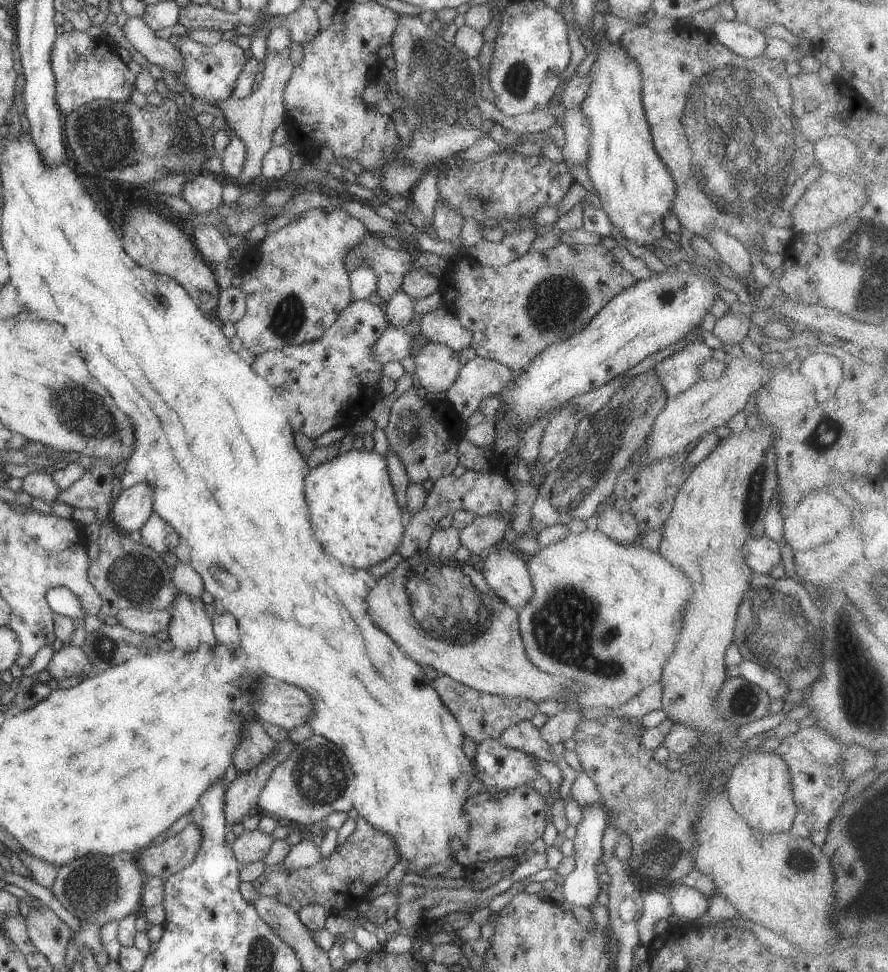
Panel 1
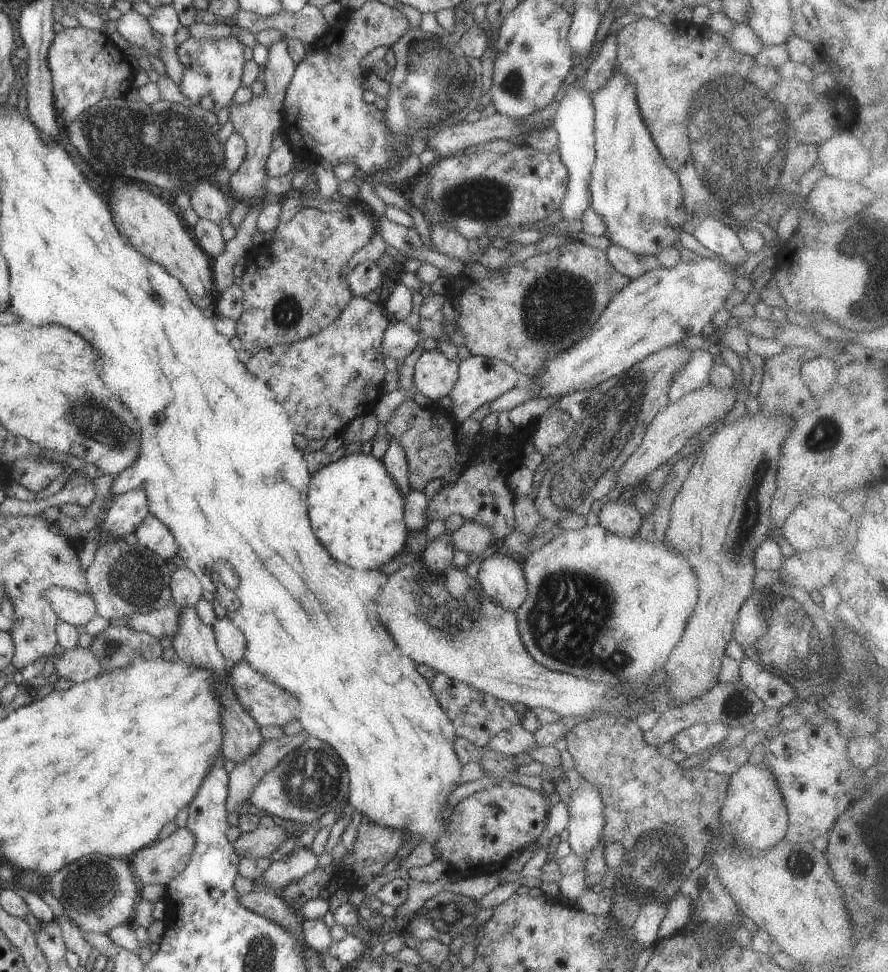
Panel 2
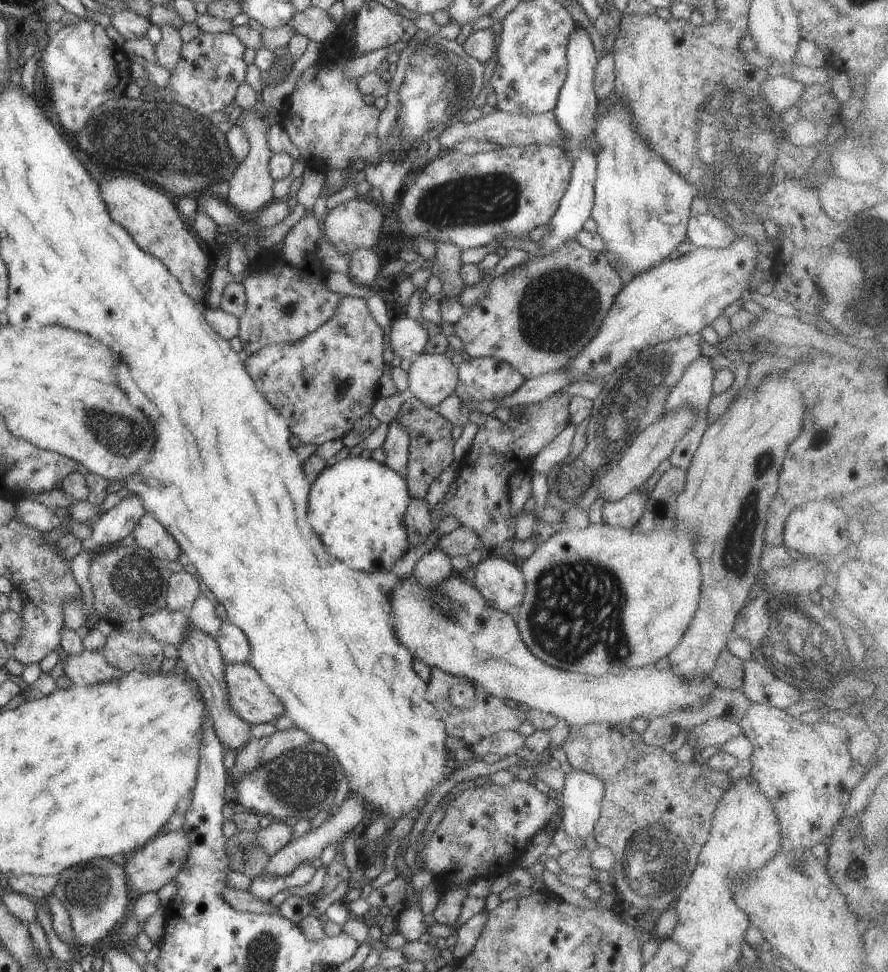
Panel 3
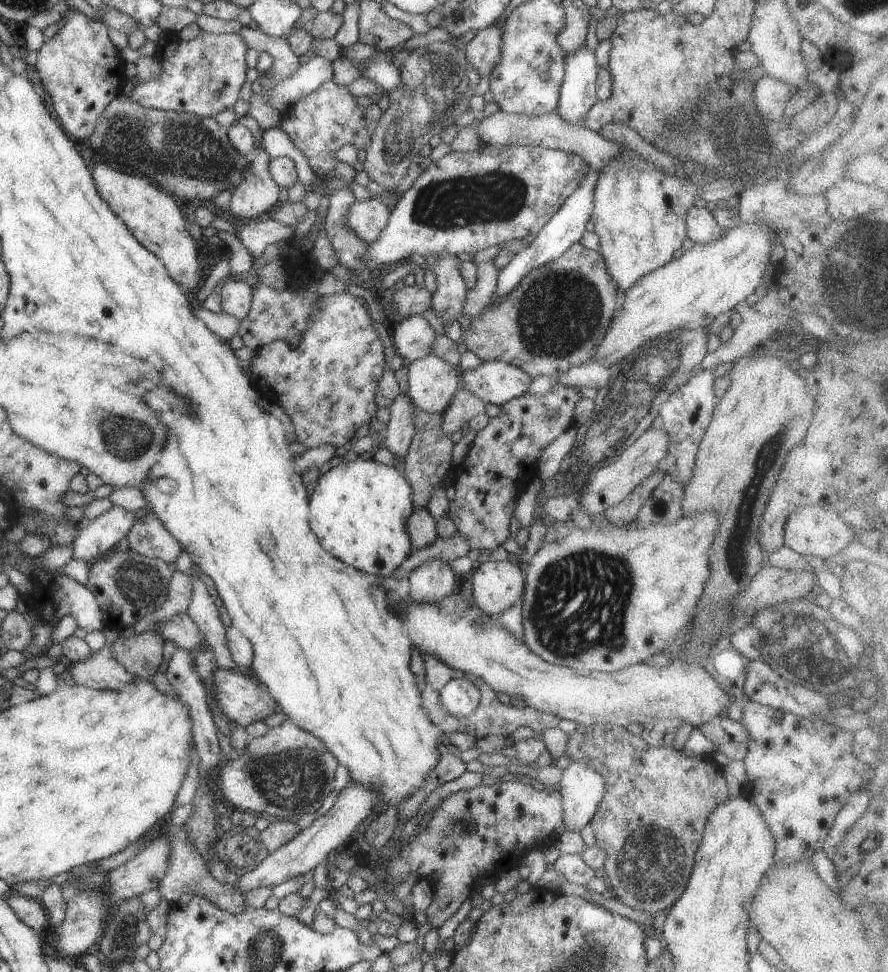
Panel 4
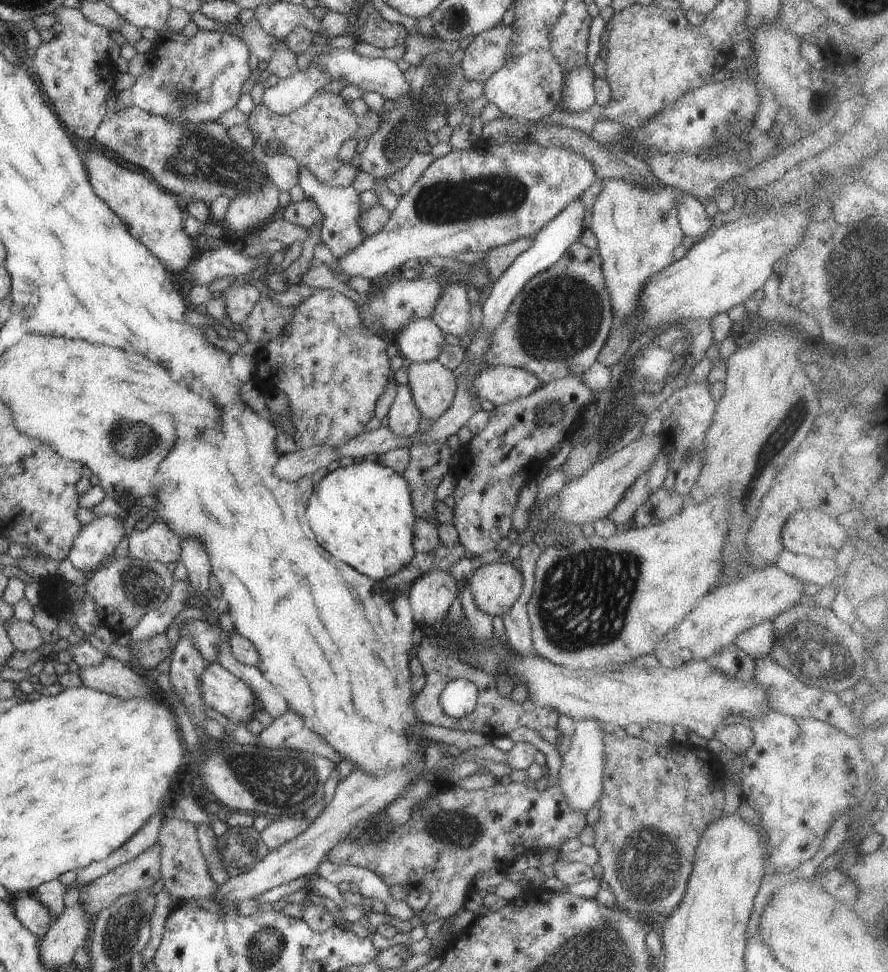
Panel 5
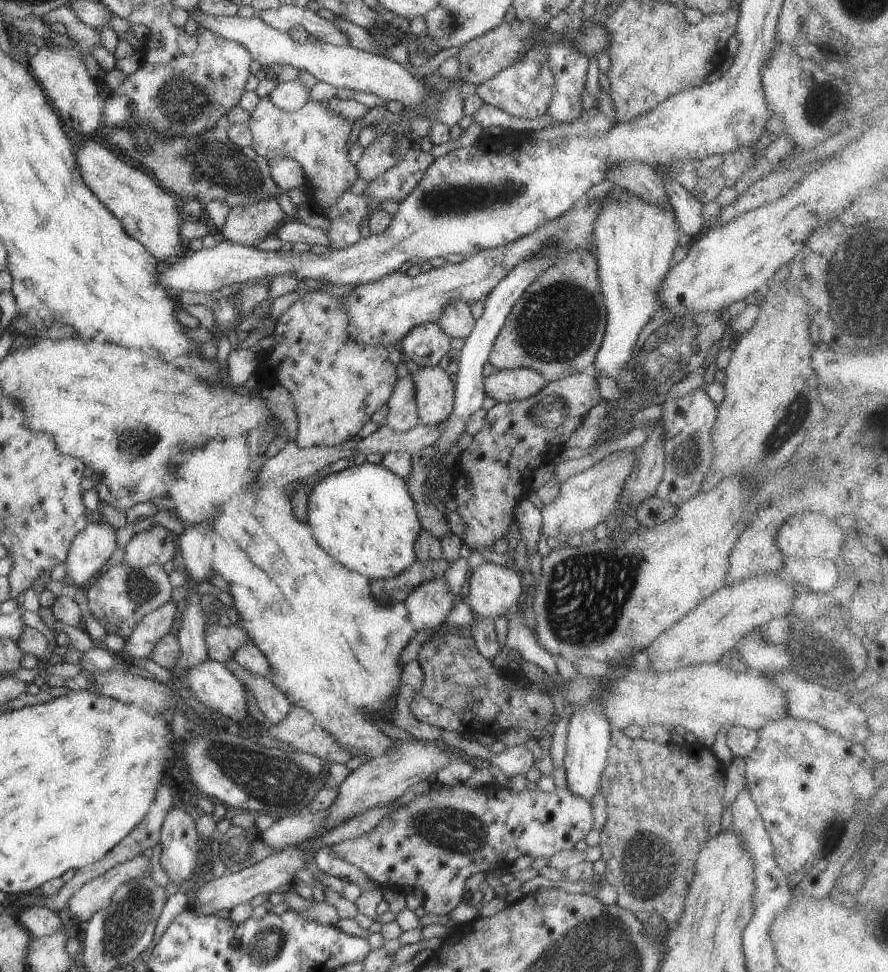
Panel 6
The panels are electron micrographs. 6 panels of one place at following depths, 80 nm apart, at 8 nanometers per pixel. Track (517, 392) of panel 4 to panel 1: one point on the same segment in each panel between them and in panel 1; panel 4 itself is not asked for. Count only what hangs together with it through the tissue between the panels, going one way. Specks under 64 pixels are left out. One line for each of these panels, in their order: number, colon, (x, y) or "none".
1: (479, 378)
2: (481, 379)
3: (481, 378)

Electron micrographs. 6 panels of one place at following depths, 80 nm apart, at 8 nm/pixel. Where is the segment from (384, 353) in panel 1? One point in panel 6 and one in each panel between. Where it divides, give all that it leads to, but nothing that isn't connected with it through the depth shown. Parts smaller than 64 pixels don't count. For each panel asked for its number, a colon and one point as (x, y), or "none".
2: (399, 340)
3: (407, 338)
4: (413, 337)
5: (420, 340)
6: (426, 343)

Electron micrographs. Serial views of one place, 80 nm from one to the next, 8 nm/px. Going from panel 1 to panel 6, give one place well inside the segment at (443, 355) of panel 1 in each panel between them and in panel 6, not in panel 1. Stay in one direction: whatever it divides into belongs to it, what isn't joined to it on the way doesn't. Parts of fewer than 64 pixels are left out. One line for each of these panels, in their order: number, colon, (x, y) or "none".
2: (435, 375)
3: (432, 377)
4: (433, 382)
5: (433, 386)
6: (435, 396)

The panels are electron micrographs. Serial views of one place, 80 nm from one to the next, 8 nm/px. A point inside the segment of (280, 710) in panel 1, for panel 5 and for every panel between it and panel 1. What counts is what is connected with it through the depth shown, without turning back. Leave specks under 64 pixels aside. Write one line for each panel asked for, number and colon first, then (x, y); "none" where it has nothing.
2: (268, 704)
3: (252, 699)
4: (245, 699)
5: (226, 693)

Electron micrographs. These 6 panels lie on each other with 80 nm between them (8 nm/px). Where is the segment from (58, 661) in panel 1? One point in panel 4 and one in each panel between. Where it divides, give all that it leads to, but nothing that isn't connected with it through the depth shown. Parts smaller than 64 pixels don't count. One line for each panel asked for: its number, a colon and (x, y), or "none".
2: (78, 664)
3: (88, 667)
4: (100, 670)

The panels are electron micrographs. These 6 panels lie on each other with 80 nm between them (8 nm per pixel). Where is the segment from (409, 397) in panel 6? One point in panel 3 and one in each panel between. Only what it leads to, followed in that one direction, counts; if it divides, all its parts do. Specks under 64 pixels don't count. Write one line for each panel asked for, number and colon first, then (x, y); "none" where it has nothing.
3: (396, 446)
4: (400, 429)
5: (403, 419)

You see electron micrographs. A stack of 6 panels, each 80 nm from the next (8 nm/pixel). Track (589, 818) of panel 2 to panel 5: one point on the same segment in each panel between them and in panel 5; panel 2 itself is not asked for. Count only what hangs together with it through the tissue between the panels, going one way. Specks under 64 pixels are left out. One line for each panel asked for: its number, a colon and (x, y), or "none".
3: (583, 793)
4: (582, 788)
5: (581, 778)

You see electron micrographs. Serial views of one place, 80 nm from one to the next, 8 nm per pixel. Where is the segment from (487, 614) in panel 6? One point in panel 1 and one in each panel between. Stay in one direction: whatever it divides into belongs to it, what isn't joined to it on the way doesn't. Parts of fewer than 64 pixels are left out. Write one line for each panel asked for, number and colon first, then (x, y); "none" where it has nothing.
1: (507, 574)
2: (502, 577)
3: (501, 582)
4: (497, 585)
5: (496, 586)

